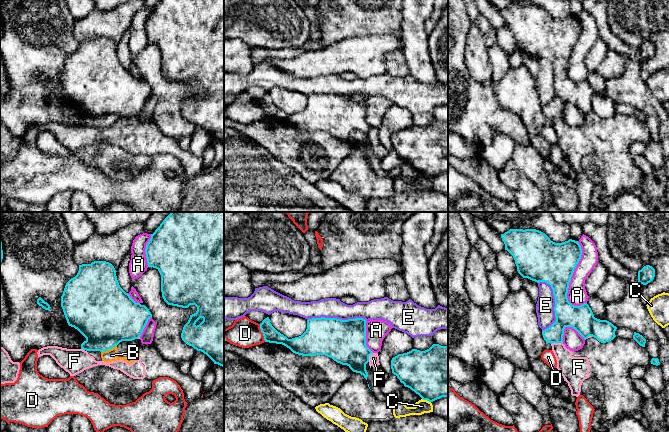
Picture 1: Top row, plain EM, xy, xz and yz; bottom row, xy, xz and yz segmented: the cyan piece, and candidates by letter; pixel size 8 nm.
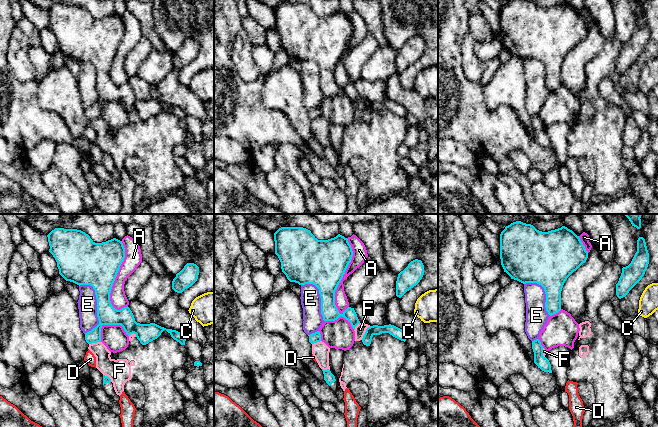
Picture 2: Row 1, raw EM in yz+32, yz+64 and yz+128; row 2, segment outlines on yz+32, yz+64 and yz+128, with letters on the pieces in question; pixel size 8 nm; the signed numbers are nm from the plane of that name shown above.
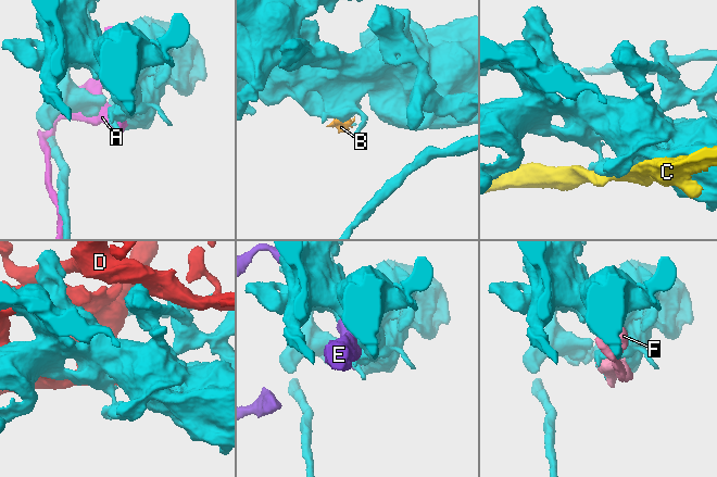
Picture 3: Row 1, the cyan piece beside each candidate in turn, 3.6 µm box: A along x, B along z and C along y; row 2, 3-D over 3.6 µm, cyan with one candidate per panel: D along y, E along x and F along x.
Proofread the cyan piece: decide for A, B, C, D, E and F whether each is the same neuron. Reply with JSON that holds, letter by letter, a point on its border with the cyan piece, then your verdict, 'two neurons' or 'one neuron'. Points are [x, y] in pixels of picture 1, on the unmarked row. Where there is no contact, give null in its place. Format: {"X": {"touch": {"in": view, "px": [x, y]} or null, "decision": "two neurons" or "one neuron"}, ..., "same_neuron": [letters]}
{"A": {"touch": {"in": "yz", "px": [572, 50]}, "decision": "two neurons"}, "B": {"touch": {"in": "xy", "px": [108, 125]}, "decision": "two neurons"}, "C": {"touch": {"in": "xz", "px": [426, 175]}, "decision": "two neurons"}, "D": {"touch": {"in": "xz", "px": [262, 108]}, "decision": "two neurons"}, "E": {"touch": {"in": "yz", "px": [555, 80]}, "decision": "two neurons"}, "F": {"touch": {"in": "yz", "px": [556, 118]}, "decision": "two neurons"}, "same_neuron": []}

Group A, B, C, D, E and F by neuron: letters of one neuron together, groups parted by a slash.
A / B F / C / D / E

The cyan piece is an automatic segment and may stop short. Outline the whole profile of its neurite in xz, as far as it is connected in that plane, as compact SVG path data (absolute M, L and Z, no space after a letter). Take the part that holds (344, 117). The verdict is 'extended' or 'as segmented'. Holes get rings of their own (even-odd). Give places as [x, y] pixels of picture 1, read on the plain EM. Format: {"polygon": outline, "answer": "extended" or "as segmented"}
{"polygon": "M269 93L260 99L265 118L282 120L293 129L302 132L325 131L337 139L347 141L353 148L360 149L367 156L366 140L373 129L366 121L366 96L355 94L341 96L337 94L312 94L307 96L307 105L299 113L288 115L278 108L270 99Z", "answer": "as segmented"}

